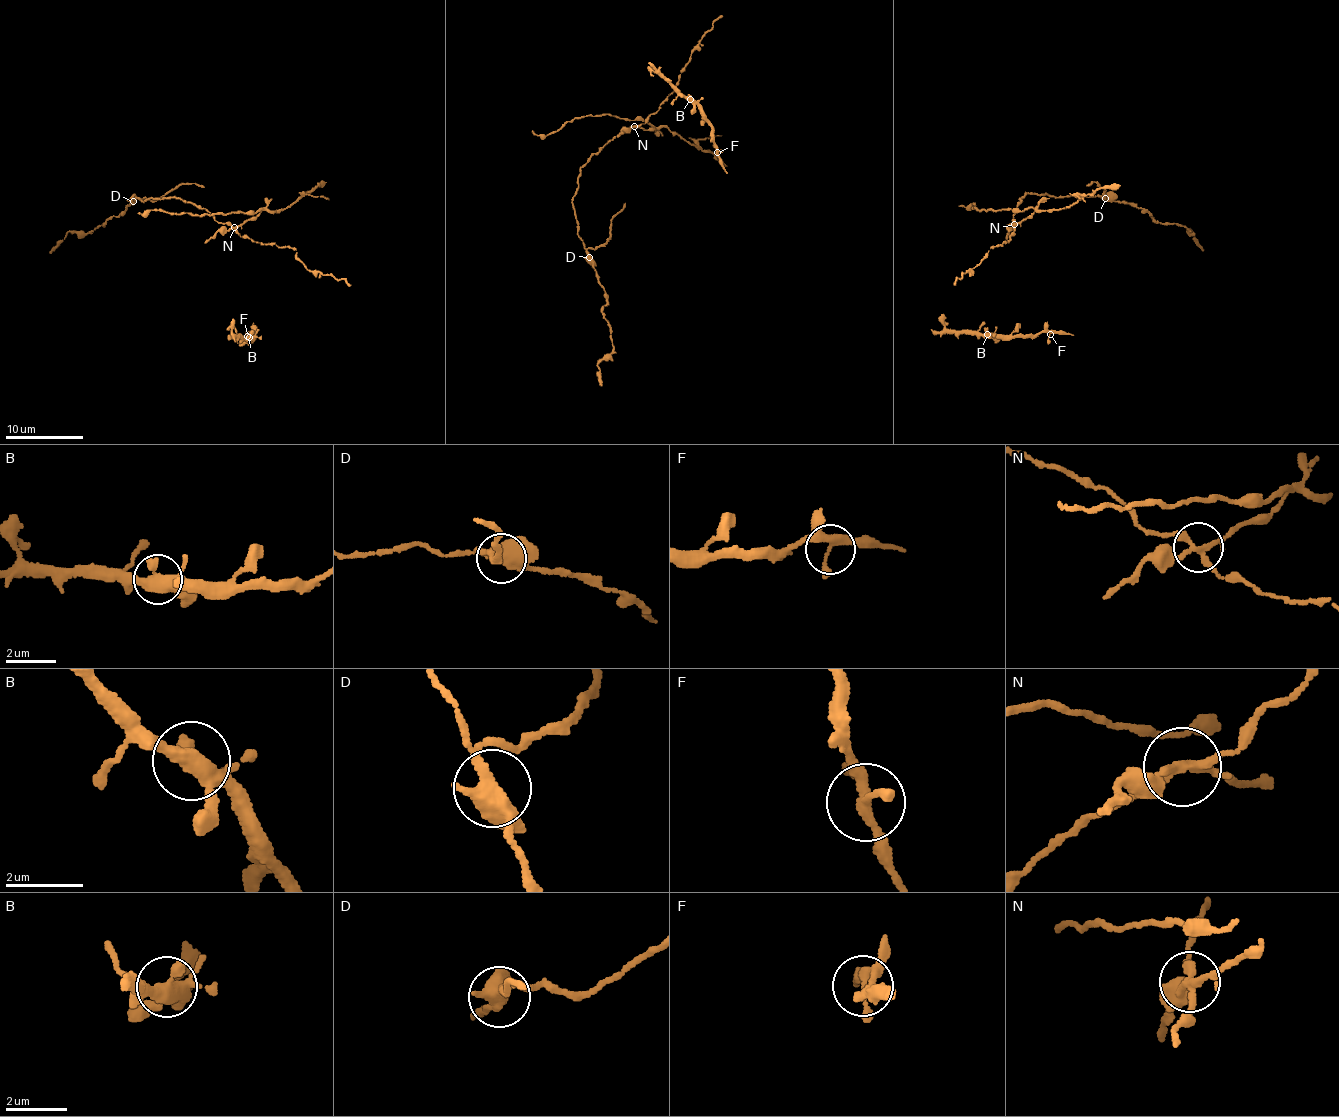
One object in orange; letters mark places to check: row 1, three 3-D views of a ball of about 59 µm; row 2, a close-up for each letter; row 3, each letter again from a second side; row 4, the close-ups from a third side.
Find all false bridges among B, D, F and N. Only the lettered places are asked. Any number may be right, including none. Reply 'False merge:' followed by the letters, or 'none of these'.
False merge: D, N

